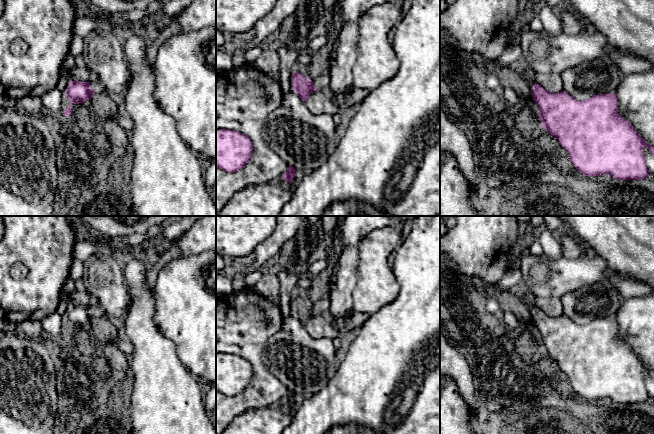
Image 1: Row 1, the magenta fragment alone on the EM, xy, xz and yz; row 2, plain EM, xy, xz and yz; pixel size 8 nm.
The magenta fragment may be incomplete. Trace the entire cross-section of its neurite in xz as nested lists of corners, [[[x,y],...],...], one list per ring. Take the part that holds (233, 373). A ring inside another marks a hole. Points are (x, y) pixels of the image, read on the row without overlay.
[[[216,354],[216,392],[228,397],[242,393],[253,376],[250,362],[235,354]]]

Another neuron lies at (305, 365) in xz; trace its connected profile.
[[[293,314],[285,318],[284,327],[268,339],[263,362],[267,370],[289,390],[305,398],[322,390],[335,375],[339,364],[333,340],[312,338]]]

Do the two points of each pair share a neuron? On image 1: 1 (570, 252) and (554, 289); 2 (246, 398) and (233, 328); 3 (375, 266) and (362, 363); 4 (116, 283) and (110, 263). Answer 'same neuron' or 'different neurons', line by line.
1: different neurons
2: same neuron
3: different neurons
4: same neuron

